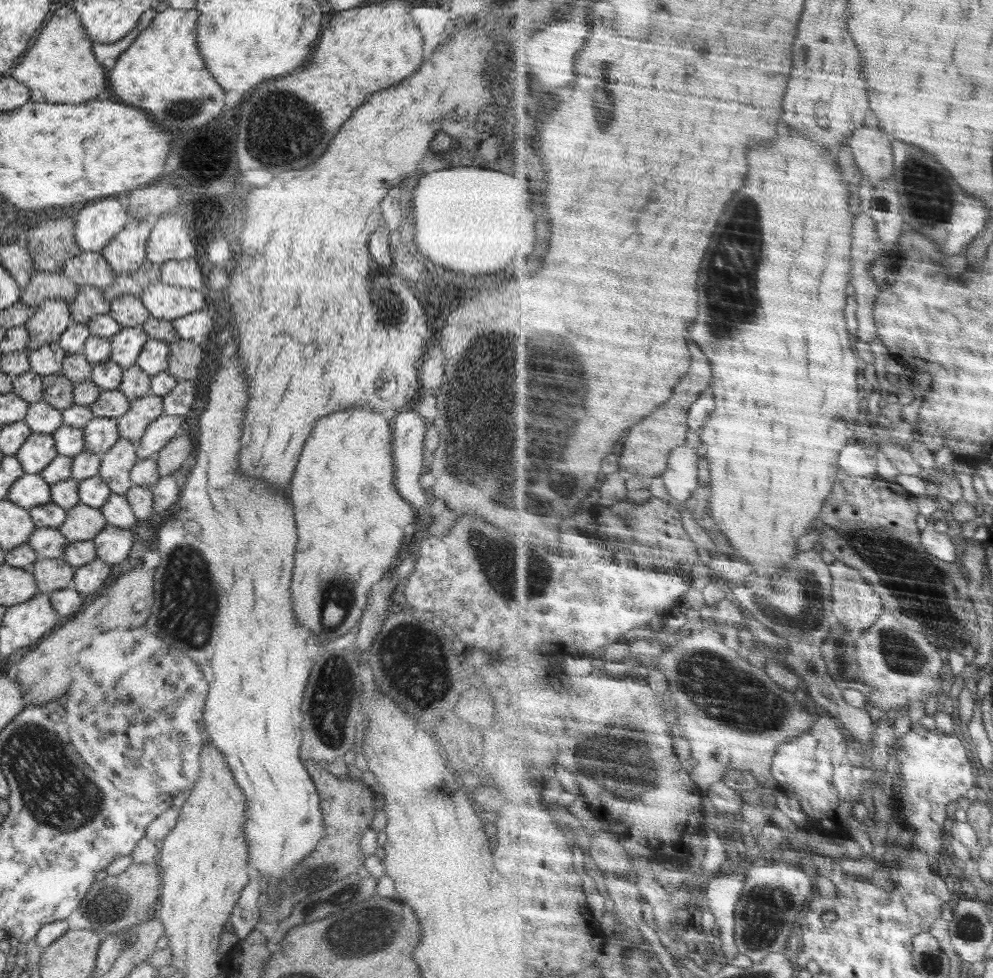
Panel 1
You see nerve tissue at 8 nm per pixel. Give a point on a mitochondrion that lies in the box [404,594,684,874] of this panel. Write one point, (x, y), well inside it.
(622, 771)

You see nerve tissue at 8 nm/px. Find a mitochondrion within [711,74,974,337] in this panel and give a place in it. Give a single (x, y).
(930, 195)

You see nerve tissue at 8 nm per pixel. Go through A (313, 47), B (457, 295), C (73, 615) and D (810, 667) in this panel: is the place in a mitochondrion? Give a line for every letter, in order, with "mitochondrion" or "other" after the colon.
A: other
B: other
C: other
D: mitochondrion

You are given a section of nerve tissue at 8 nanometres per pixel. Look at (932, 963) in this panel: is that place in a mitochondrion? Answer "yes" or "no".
yes

